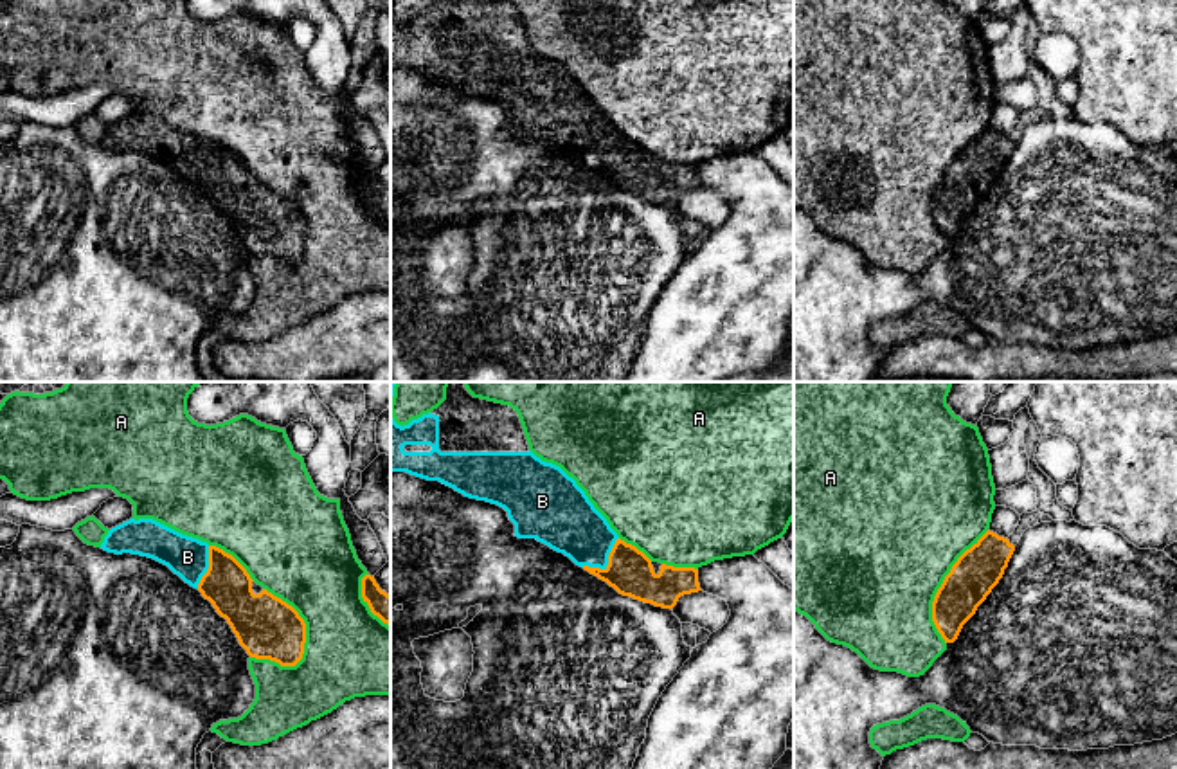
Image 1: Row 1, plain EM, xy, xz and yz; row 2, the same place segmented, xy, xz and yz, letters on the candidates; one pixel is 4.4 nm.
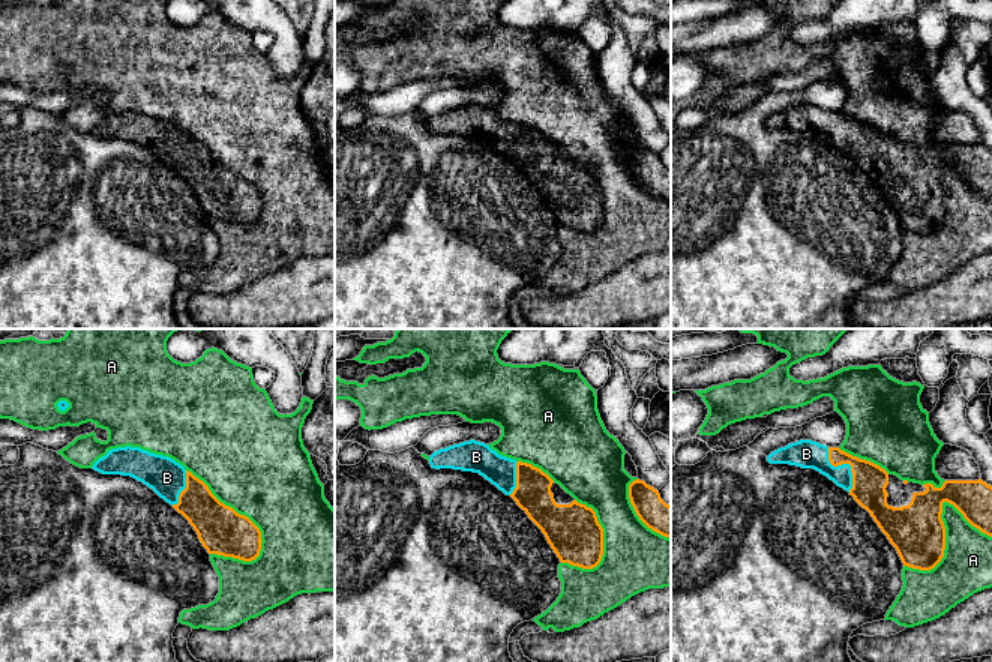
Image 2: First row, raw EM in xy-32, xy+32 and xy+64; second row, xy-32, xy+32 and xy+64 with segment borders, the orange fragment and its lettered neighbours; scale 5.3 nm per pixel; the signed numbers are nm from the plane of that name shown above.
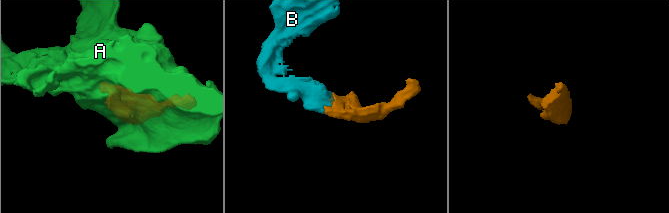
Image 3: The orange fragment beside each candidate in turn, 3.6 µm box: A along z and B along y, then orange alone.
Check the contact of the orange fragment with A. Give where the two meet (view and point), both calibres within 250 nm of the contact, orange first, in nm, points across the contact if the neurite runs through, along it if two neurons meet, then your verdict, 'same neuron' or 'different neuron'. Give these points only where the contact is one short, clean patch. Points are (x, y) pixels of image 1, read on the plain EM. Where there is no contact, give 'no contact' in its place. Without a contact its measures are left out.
meets orange in xy at (305, 220); 280 nm thick on the orange side, 400 nm on the other; different neuron

